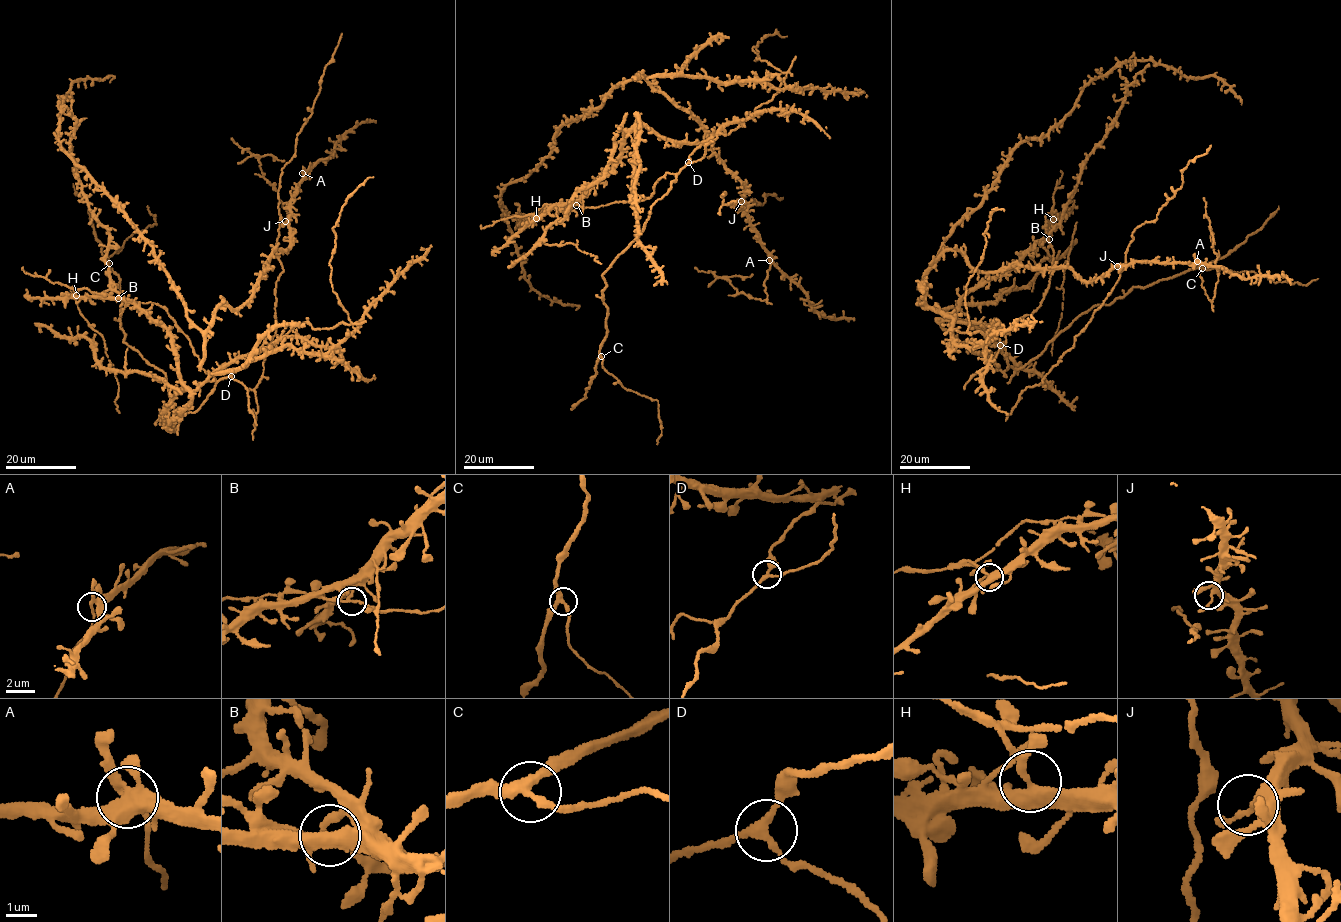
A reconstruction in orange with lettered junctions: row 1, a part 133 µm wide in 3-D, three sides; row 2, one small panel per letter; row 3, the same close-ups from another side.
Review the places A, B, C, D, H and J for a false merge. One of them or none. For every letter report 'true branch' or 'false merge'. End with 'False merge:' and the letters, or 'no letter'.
A: false merge
B: true branch
C: true branch
D: true branch
H: true branch
J: true branch
False merge: A

